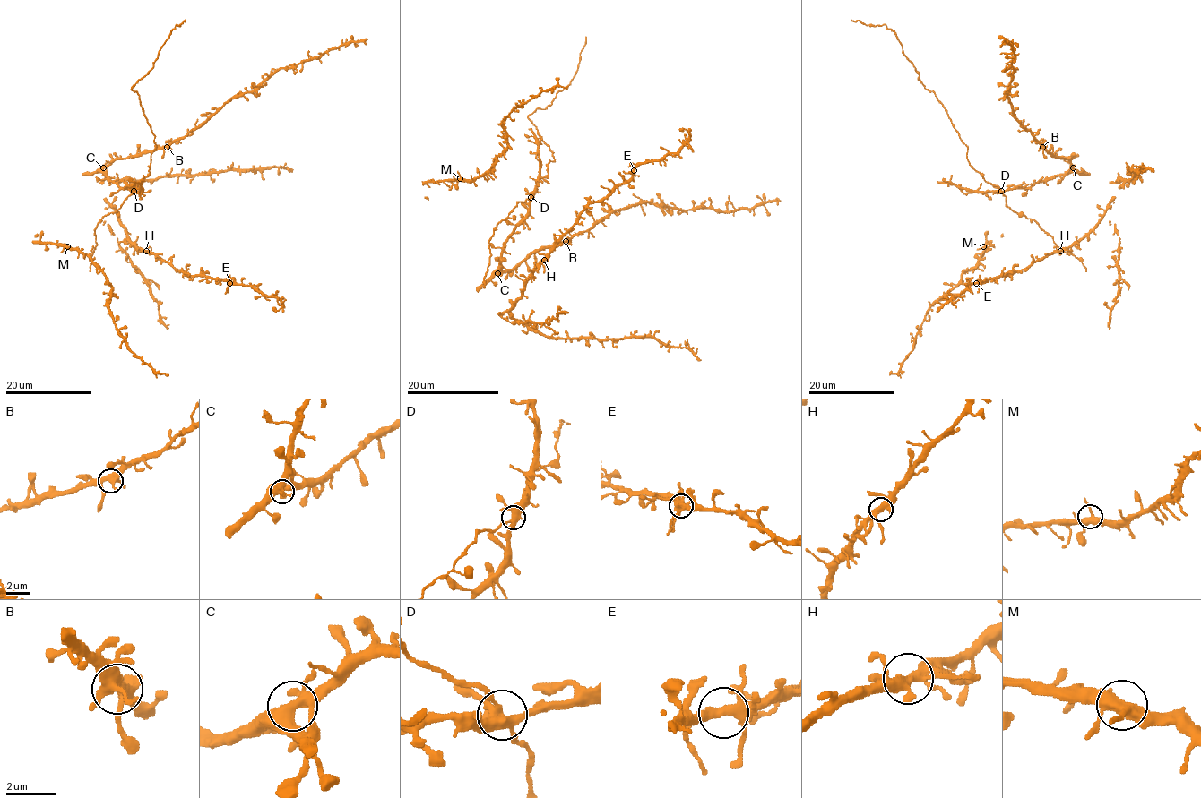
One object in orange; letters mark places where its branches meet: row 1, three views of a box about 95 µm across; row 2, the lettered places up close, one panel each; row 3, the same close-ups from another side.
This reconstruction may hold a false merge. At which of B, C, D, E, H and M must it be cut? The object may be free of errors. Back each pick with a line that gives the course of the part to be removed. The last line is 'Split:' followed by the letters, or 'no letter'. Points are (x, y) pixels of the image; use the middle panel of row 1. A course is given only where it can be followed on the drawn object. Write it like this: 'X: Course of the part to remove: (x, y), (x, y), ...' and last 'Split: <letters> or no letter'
Split: no letter

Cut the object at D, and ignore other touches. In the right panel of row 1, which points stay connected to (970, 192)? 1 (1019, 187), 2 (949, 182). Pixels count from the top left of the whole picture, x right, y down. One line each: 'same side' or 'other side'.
1: same side
2: same side

